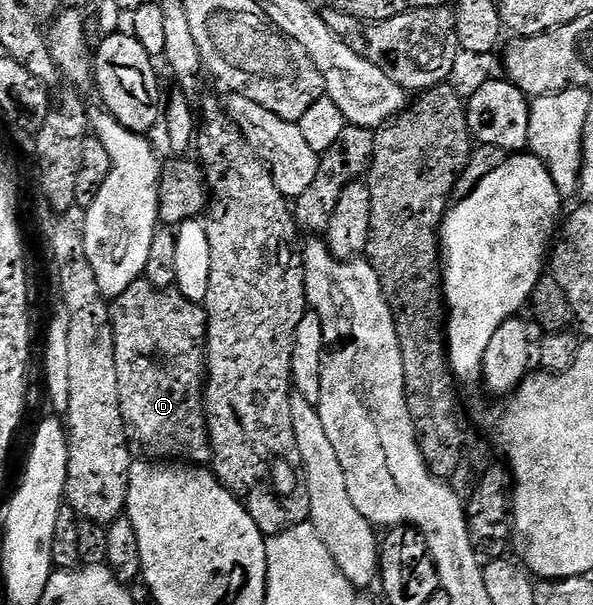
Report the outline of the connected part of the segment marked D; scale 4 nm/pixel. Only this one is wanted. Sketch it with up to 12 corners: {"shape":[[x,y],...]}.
{"shape":[[148,281],[111,299],[128,441],[208,464],[208,313]]}

